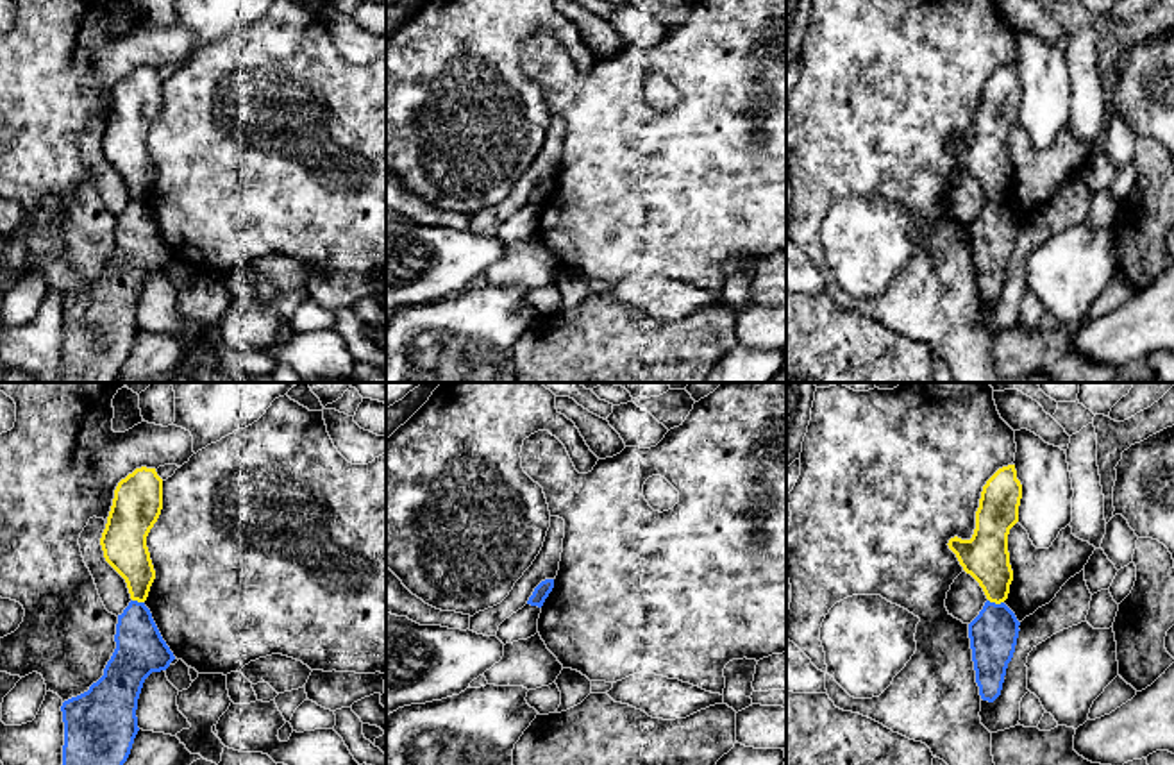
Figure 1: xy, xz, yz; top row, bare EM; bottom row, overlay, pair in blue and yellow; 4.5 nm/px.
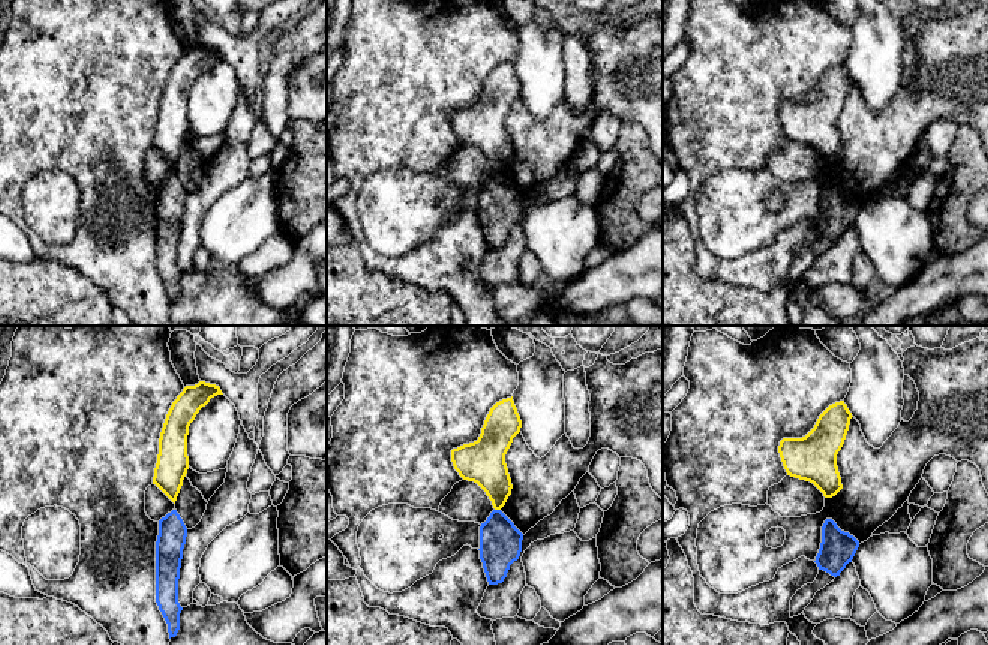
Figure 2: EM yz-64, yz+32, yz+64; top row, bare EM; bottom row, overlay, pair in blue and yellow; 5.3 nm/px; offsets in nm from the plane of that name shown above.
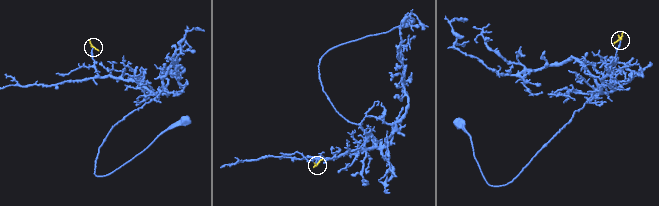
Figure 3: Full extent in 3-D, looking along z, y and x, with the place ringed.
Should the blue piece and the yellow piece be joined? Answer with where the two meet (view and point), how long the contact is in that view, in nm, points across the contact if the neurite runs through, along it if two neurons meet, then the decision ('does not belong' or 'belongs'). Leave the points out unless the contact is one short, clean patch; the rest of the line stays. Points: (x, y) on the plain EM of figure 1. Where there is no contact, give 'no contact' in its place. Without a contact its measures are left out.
contact yz (994, 202); length 70 nm; does not belong

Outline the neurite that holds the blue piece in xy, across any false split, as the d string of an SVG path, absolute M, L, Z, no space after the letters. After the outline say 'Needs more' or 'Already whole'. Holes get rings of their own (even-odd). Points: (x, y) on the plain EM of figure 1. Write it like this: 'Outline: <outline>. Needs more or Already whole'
Outline: M130 200L118 214L116 248L104 275L88 291L63 302L64 345L59 382L114 382L127 361L138 327L138 298L145 279L175 259L145 202Z. Already whole

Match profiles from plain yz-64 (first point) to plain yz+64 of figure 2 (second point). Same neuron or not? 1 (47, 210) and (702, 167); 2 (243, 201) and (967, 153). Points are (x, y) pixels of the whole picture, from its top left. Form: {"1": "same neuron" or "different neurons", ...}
{"1": "different neurons", "2": "different neurons"}

